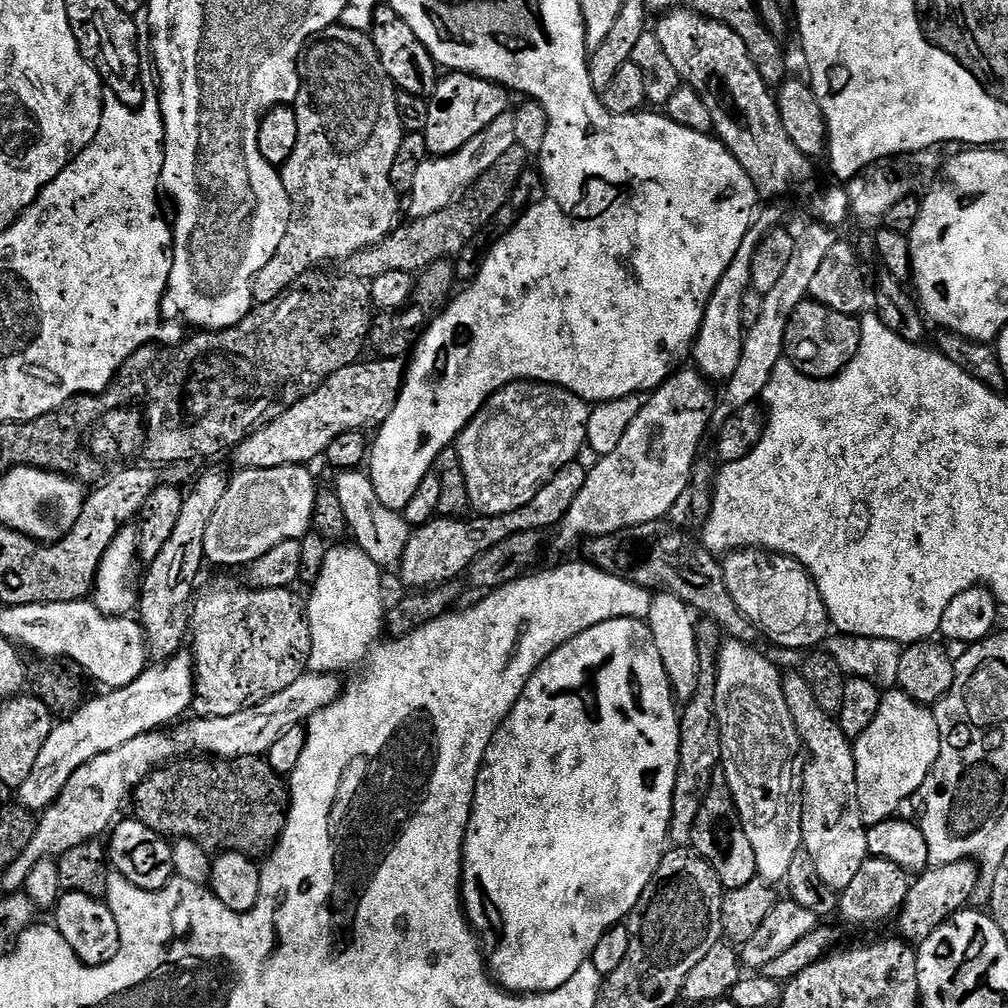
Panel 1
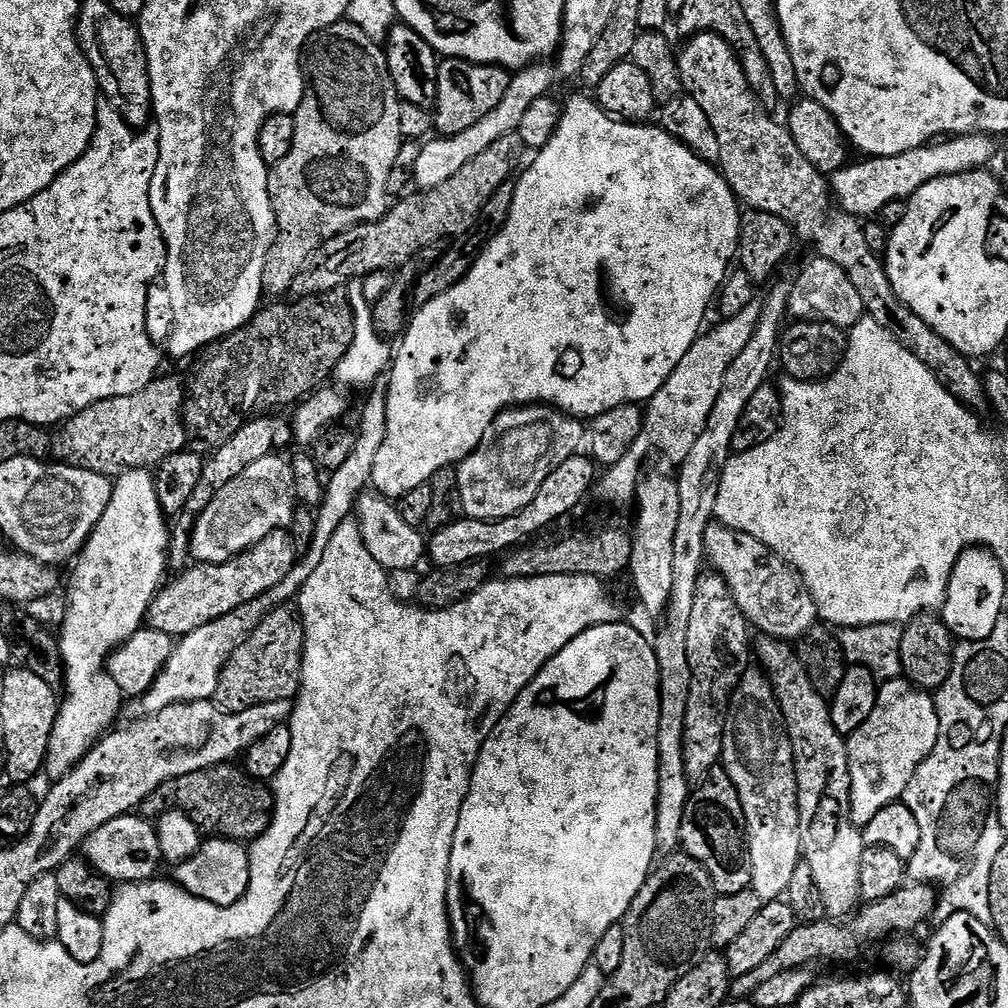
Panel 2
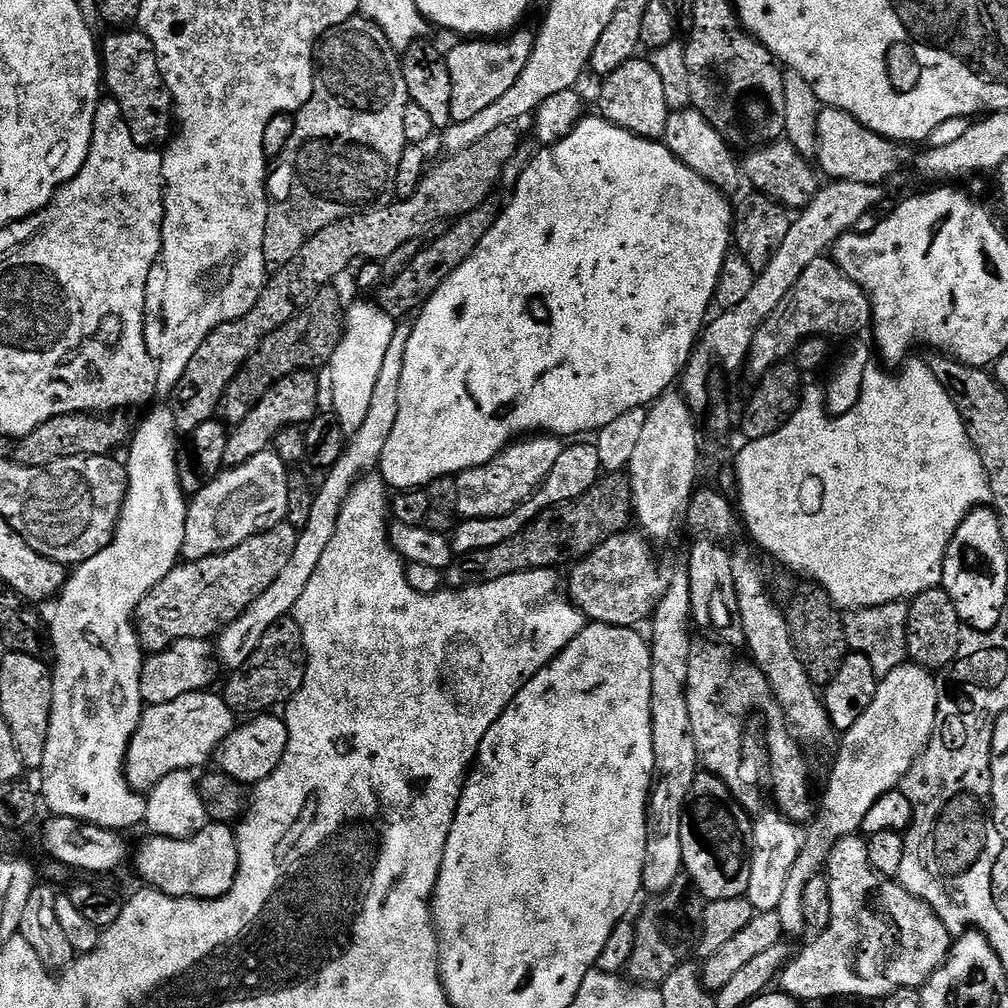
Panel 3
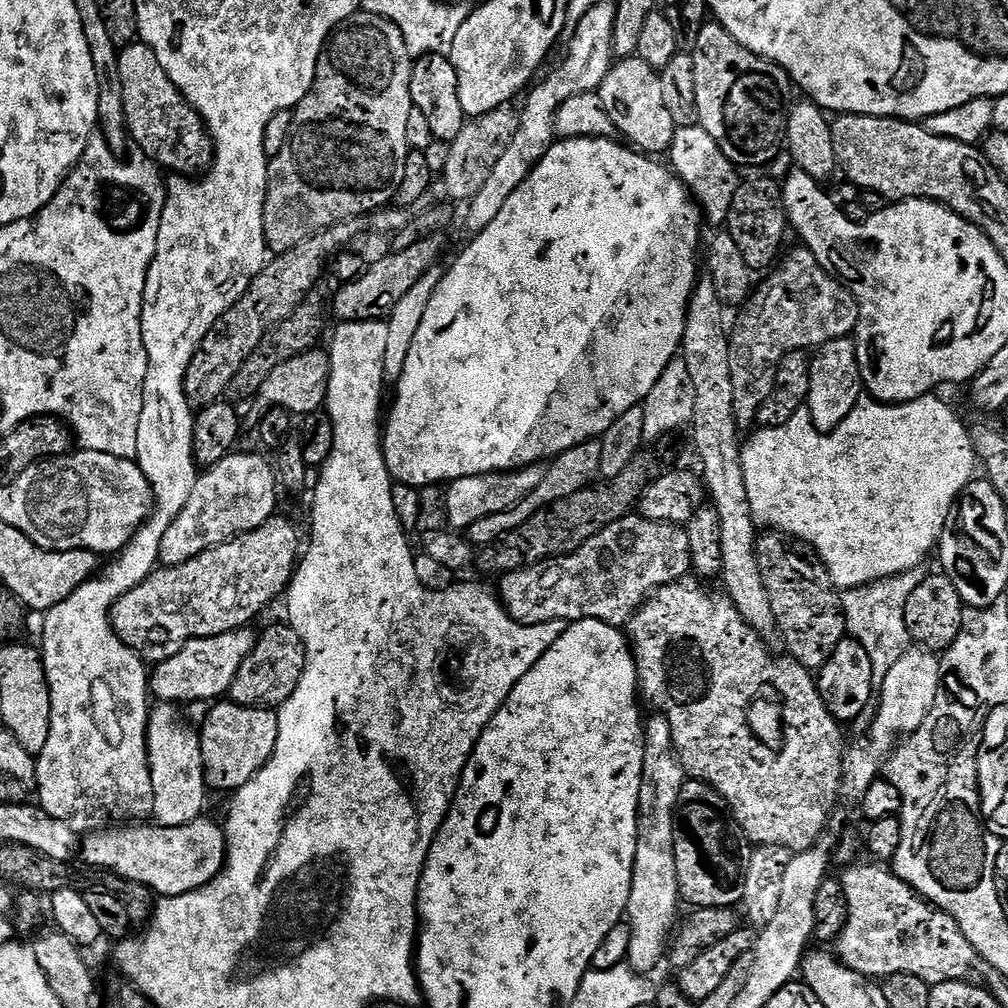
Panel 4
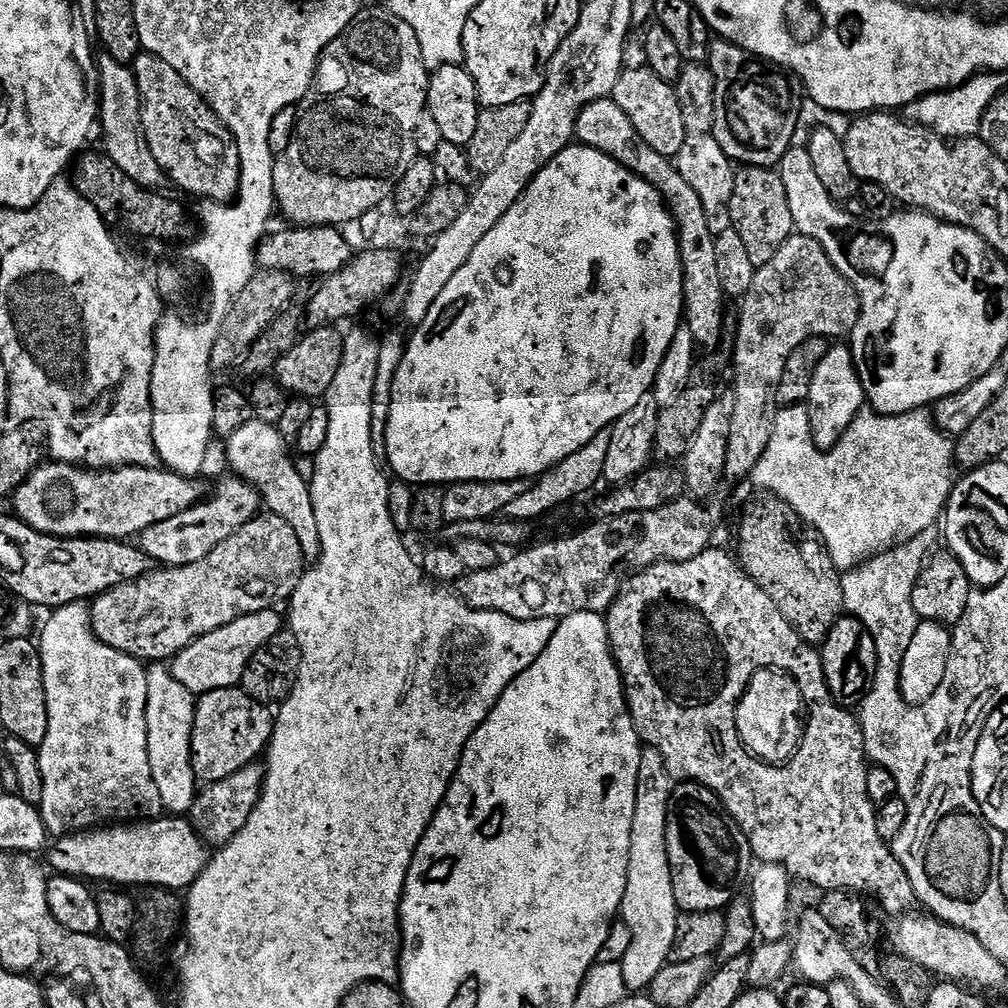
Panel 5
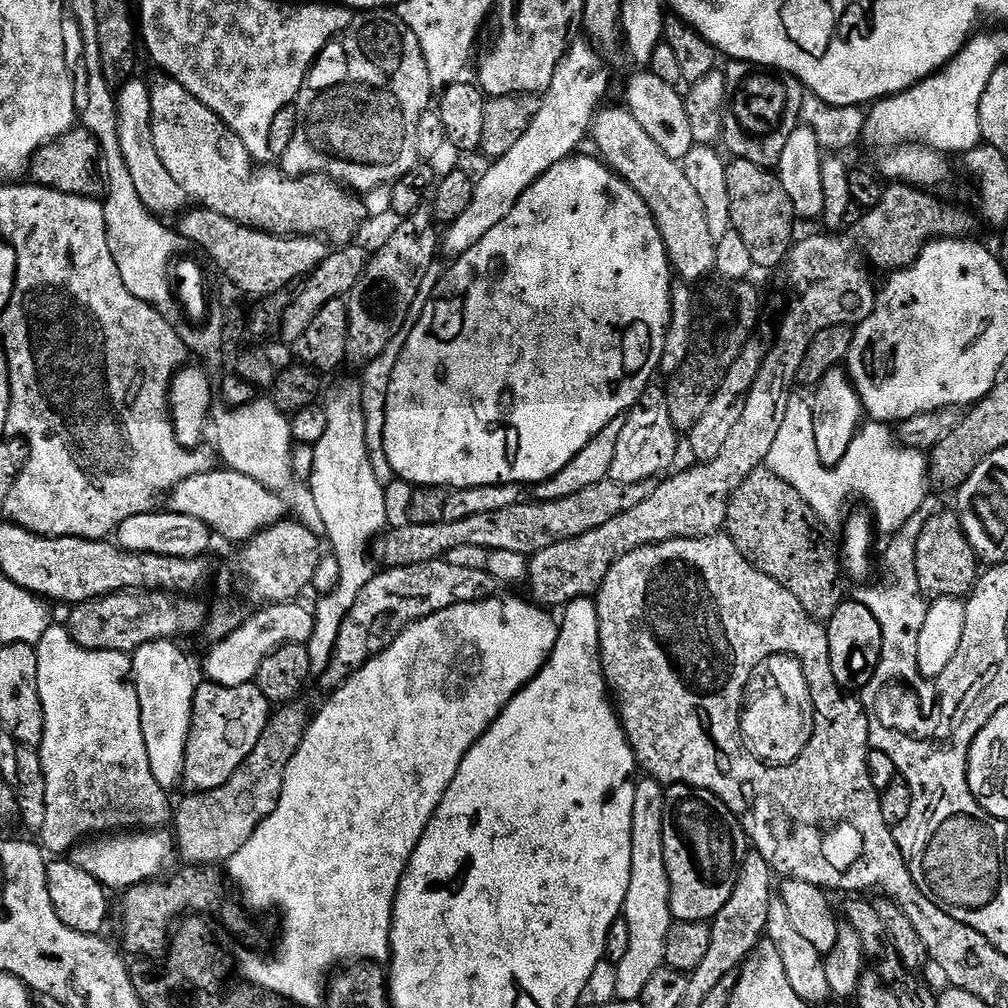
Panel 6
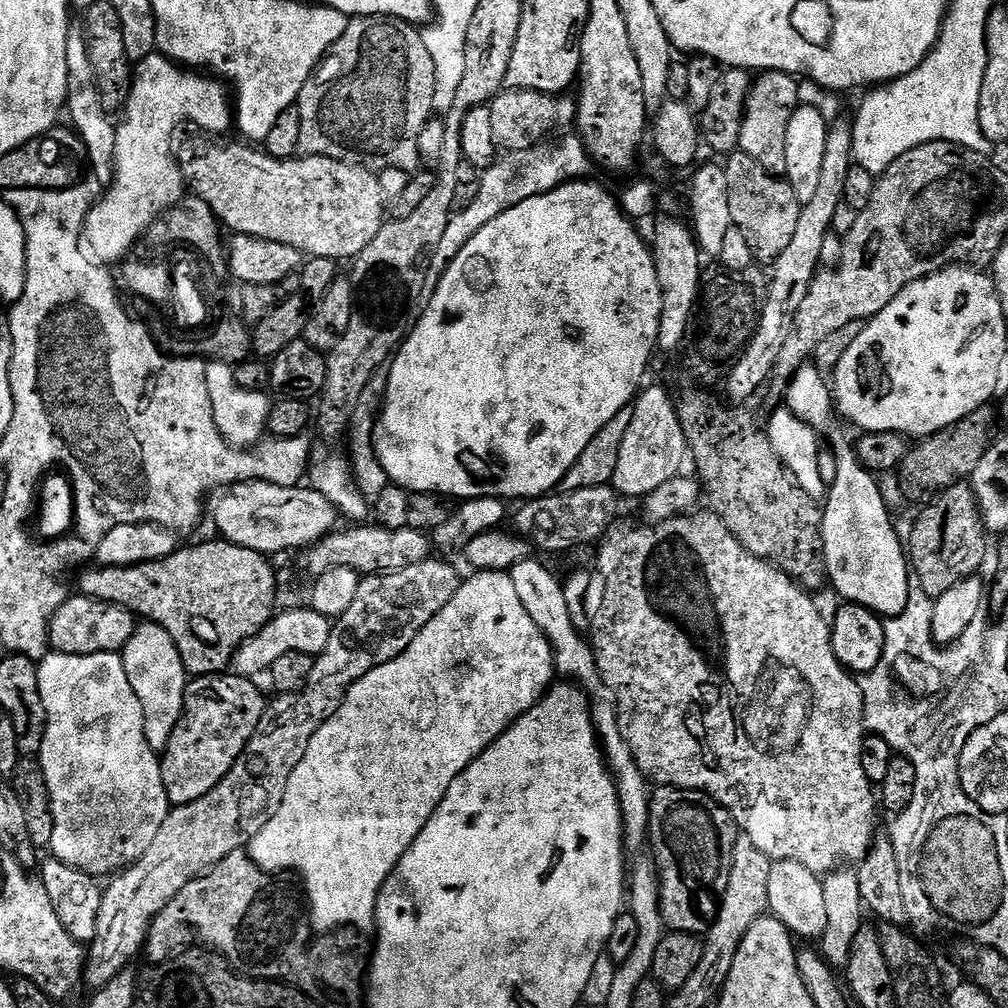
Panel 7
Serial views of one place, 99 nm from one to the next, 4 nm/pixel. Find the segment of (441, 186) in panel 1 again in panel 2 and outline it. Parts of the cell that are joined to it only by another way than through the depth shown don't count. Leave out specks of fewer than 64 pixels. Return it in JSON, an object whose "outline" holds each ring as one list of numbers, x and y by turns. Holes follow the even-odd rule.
{"outline":[[537,62,528,65,527,68,519,69,512,76,510,86,506,90,506,98,502,98,502,102,498,102,498,106,494,106,494,110,490,110,490,114,486,114,482,122,474,122,474,126,470,126,470,130,462,130,462,134,437,135,421,147,414,177,415,187,427,190,442,186,442,182,450,182,450,178,454,178,454,174,458,174,462,166,474,162,478,154,490,150,490,146,494,146,494,142,498,142,500,138,506,138,511,132,517,131,522,118,526,118,526,110,530,110,530,106,533,102,538,102,538,98,549,95,555,84,556,72,548,62]]}

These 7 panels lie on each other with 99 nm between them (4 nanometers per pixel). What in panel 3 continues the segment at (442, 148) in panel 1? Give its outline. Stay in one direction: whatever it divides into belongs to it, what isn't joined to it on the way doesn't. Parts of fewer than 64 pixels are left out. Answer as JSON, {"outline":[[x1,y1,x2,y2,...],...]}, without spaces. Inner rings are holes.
{"outline":[[513,31,503,38,468,38,463,42,456,42,460,44,454,45,452,49,447,49,446,59,452,83,450,112,453,121,470,122,470,118,474,118,474,114,482,114,482,110,486,110,486,106,498,102,498,98,502,98,502,94,506,94,506,90,510,90,510,86,514,86,514,82,518,82,522,70,526,70,526,62,530,62,532,47,536,44,535,35,531,31,529,33,524,31]]}

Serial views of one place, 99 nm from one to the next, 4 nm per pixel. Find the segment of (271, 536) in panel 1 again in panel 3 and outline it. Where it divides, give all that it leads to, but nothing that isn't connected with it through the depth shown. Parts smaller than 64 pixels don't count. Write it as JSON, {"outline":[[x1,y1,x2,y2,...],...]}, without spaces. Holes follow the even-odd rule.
{"outline":[[273,450,254,454,254,458,236,468,225,467,201,492,191,497,186,514,183,559,190,561,217,556,219,552,228,552,246,542,246,538,285,523,289,473,289,465,284,464]]}

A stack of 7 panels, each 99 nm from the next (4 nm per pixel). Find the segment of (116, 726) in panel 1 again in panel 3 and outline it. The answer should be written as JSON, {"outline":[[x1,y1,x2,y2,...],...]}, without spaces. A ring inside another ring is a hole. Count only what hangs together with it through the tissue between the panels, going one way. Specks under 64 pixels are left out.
{"outline":[[397,323,394,338,390,338,390,347,386,350,386,359,382,361,382,370,378,373,378,383,374,386,374,395,370,401,370,411,366,414,366,422,351,433,348,449,333,468,327,469,326,486,315,491,311,507,310,522,306,527,297,531,294,542,294,555,288,565,282,569,282,574,274,578,274,586,270,586,237,620,230,622,219,633,214,644,214,652,228,670,241,668,258,650,258,642,266,638,266,630,279,620,291,617,298,606,298,598,306,590,310,578,314,578,314,570,318,570,318,562,322,562,322,553,330,546,330,538,334,538,334,530,338,524,338,514,350,494,350,490,361,476,371,473,379,465,382,450,386,450,386,442,394,430,394,421,398,419,398,390,402,387,402,362,406,362,406,342,410,342,412,324]]}

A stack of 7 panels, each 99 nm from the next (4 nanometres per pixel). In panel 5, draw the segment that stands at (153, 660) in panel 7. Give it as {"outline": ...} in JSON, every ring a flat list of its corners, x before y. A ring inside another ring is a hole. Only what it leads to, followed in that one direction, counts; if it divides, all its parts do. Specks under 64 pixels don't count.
{"outline":[[156,662,147,669,146,678,146,734,150,774,154,774,154,786,158,786,158,798,162,798,164,812,188,814,198,795,198,781,192,765,192,731,196,717,197,697,178,678,171,667]]}

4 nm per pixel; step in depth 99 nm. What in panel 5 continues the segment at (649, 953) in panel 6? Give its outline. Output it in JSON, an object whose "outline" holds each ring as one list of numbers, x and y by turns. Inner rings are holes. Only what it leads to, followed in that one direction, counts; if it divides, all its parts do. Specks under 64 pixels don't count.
{"outline":[[645,747,638,762,638,790,634,798,634,822,630,826,630,870,626,870,626,894,620,907,622,922,630,926,632,935,630,950,626,950,626,958,620,961,622,978,626,978,630,990,649,988,658,970,672,960,678,909,670,878,670,854,666,854,666,826,673,787,662,754,654,747]]}

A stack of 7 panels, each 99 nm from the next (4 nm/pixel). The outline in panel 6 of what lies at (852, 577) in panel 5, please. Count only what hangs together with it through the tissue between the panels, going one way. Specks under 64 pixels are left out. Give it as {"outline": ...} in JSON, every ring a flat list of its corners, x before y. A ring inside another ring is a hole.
{"outline":[[929,494,922,502,918,514,906,522,900,531,891,537,888,549,884,552,884,581,872,584,858,593,858,599,874,618,878,618,878,626,882,626,882,658,888,656,888,664,880,664,877,672,888,680,888,676,908,676,912,672,912,656,918,658,918,634,926,620,929,601,920,591,918,570,916,569,916,551,918,550,918,534,926,526,930,518,934,518,942,510,942,504,936,494]]}

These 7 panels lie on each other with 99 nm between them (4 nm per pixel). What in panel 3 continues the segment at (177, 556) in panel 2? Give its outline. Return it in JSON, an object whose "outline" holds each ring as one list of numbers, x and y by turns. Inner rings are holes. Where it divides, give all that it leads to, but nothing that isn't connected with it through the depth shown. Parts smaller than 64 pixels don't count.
{"outline":[[305,370,276,381,274,387,254,406,254,410,250,410,250,414,246,414,246,418,242,418,242,422,229,431,225,465,236,468,254,458,254,454,269,451,276,435,284,427,307,426,321,411,320,380,316,376,319,375,315,371]]}

